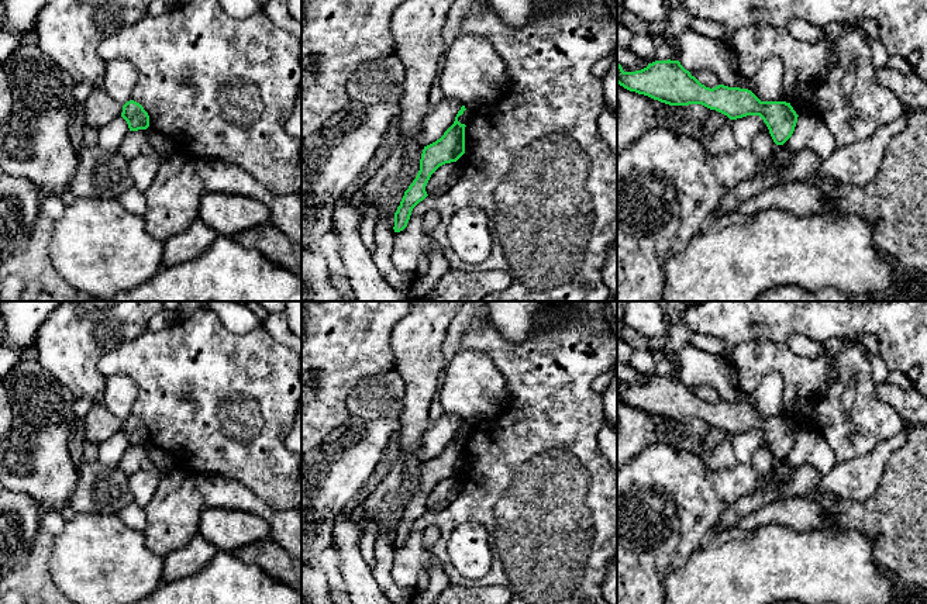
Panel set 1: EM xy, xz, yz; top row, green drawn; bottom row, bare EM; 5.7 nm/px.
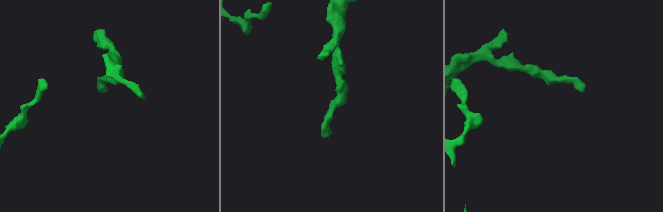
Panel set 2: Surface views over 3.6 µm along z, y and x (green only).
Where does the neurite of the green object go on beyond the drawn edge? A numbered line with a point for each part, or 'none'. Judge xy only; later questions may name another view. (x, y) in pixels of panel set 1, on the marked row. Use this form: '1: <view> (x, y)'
none

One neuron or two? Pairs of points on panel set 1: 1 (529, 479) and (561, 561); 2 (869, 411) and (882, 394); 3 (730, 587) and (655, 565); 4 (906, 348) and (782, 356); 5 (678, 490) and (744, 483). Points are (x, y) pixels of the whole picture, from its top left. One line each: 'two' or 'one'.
1: one
2: two
3: two
4: two
5: one

